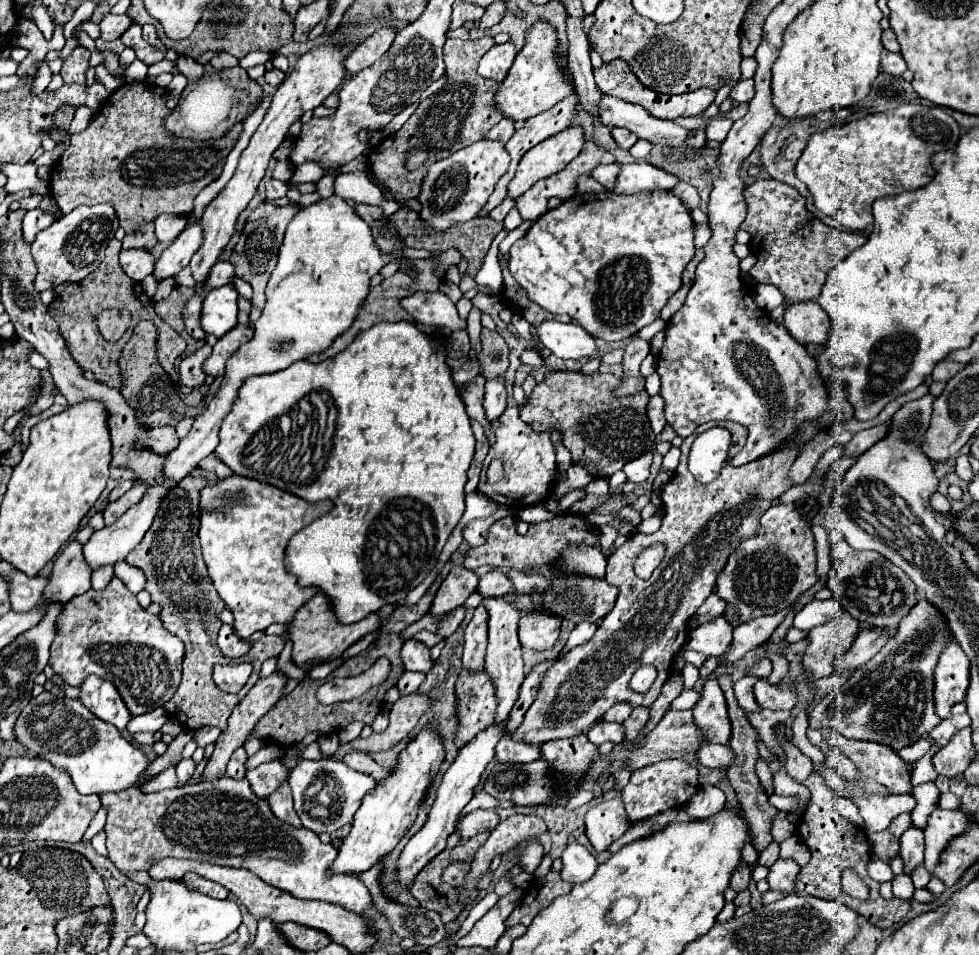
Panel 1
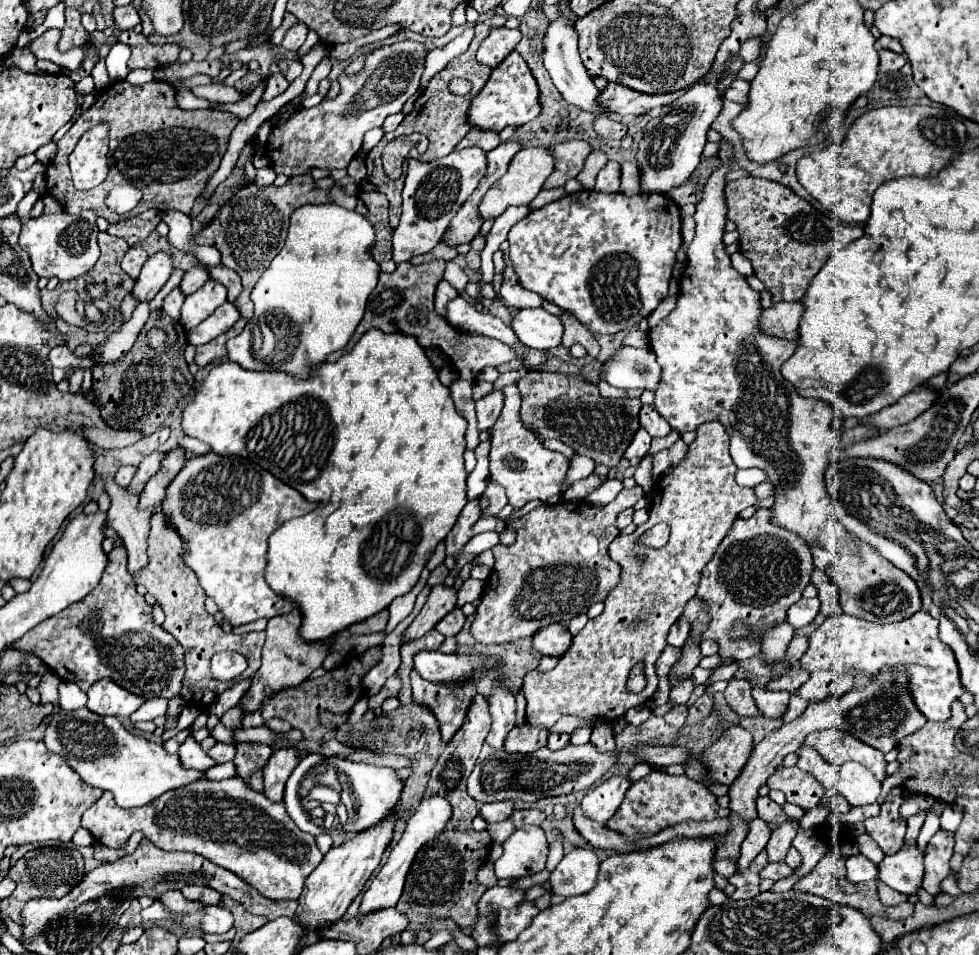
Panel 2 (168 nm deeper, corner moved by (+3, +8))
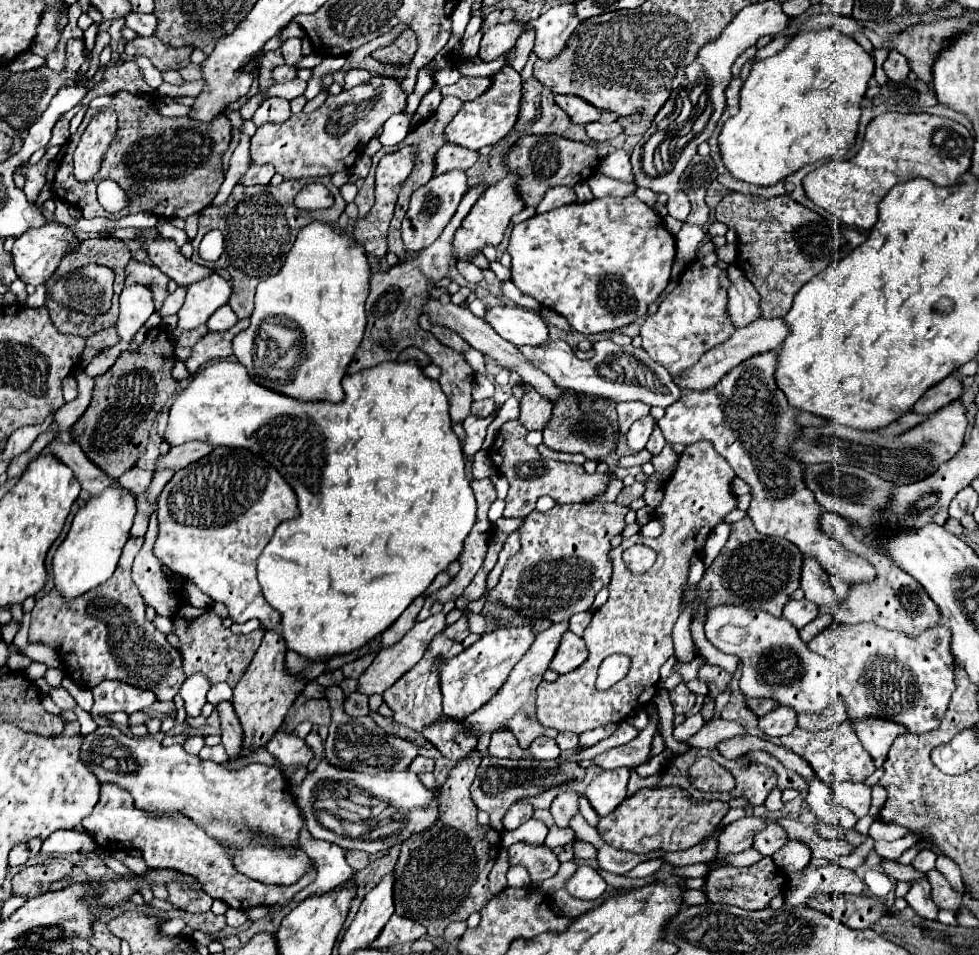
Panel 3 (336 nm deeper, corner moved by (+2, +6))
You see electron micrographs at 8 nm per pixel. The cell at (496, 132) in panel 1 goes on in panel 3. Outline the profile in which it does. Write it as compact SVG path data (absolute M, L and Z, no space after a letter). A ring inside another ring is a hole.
M443 145L435 157L435 175L453 171L453 169L469 169L477 161L477 153L463 151L459 145Z

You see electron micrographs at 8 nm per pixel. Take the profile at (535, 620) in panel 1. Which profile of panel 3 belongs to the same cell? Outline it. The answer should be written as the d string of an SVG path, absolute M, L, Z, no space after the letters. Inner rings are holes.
M567 631L567 637L563 637L549 669L553 669L559 675L565 675L581 667L587 661L587 657L589 657L589 651L587 651L587 645L581 641L581 637Z

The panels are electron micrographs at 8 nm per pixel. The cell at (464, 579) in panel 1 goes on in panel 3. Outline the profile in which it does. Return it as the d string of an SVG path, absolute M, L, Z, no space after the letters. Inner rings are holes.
M435 613L433 617L415 623L415 627L413 627L399 643L395 643L393 647L387 647L387 649L383 649L381 653L377 653L375 661L363 671L363 675L361 675L359 681L357 681L357 693L363 693L363 695L371 697L371 695L375 695L375 693L381 695L383 691L387 691L393 683L397 683L397 681L423 657L427 645L429 645L429 643L433 641L433 637L435 637L437 633L441 633L443 629L445 629L445 613Z

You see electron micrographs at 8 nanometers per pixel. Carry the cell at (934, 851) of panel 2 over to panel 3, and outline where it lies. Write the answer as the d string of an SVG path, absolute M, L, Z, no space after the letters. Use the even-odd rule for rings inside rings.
M929 871L927 879L931 883L931 897L933 901L941 907L941 909L949 909L949 911L959 911L963 905L963 893L961 891L953 891L953 887L947 883L947 879L937 871Z

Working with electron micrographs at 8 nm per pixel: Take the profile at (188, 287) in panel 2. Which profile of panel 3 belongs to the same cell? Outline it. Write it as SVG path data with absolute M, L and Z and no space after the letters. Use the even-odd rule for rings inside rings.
M177 287L175 293L171 293L165 301L163 301L163 307L157 309L157 315L161 317L167 317L167 315L173 315L179 311L179 307L183 305L183 293L185 293L185 287Z

